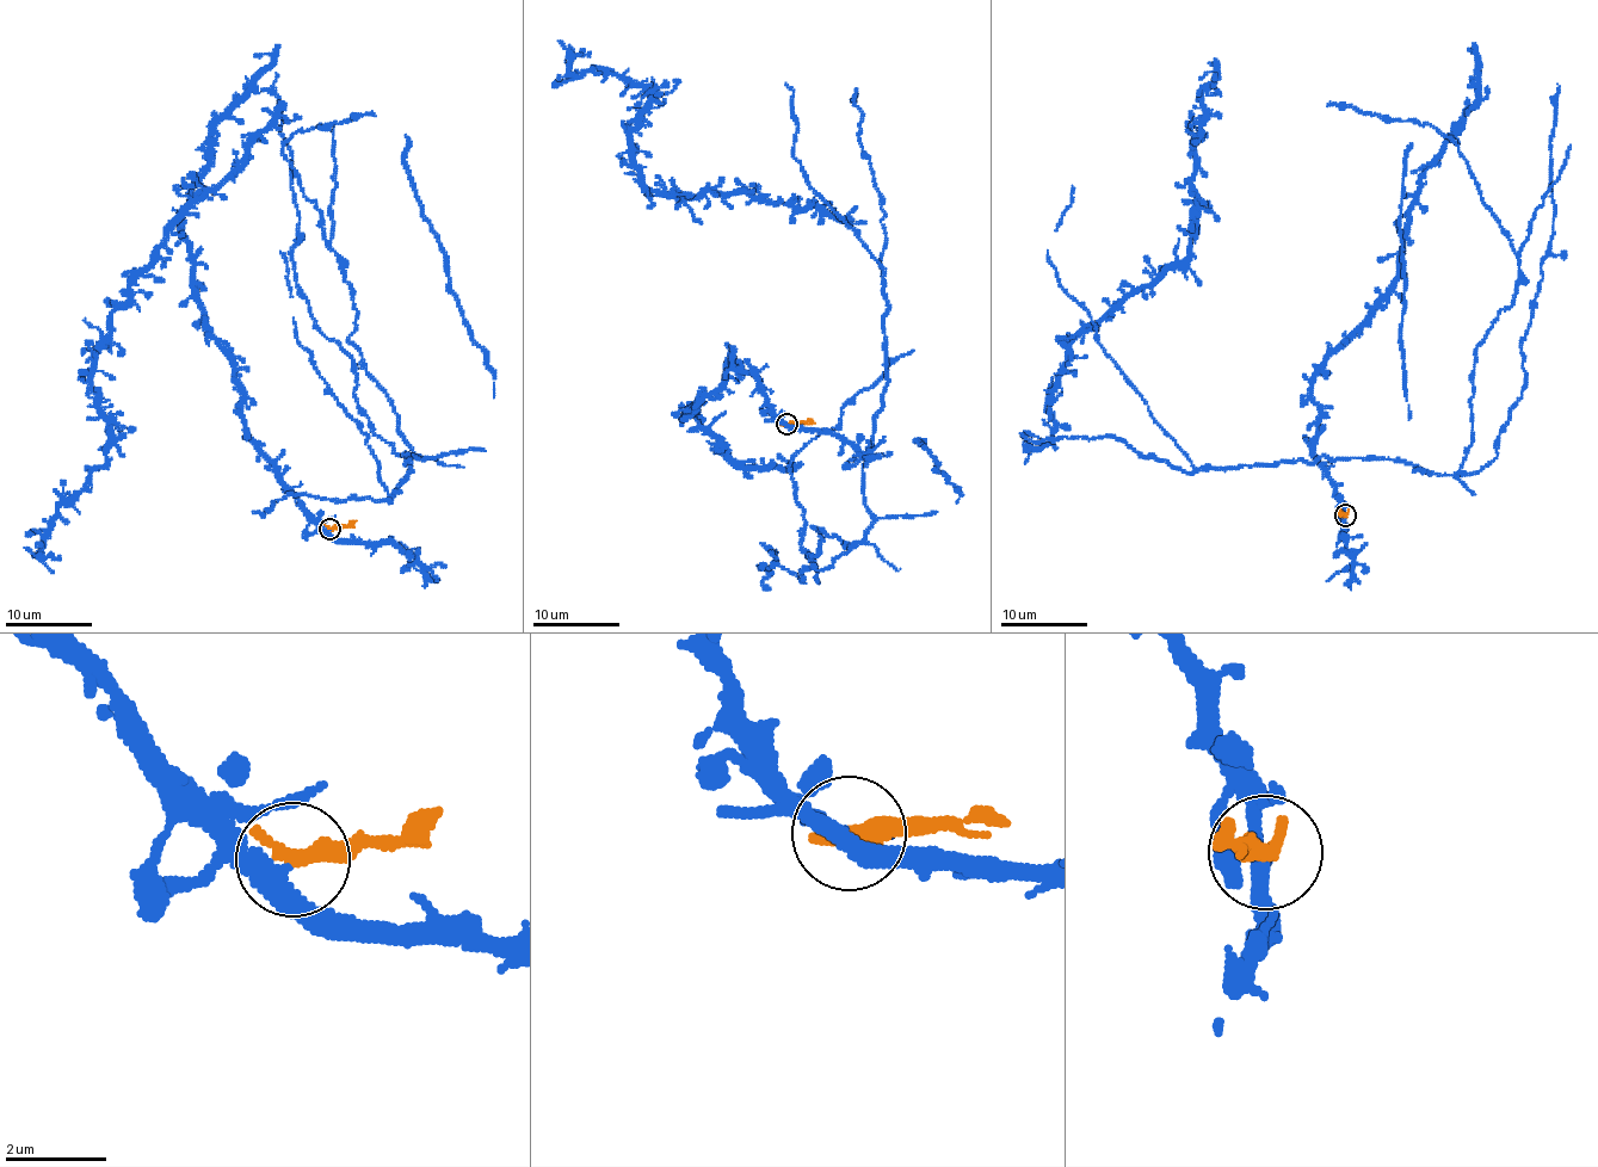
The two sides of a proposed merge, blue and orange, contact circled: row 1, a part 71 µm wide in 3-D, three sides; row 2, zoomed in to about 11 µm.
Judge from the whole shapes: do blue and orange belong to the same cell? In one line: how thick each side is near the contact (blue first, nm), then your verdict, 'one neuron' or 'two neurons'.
320 nm thick on the blue side, 440 nm on the other; two neurons

